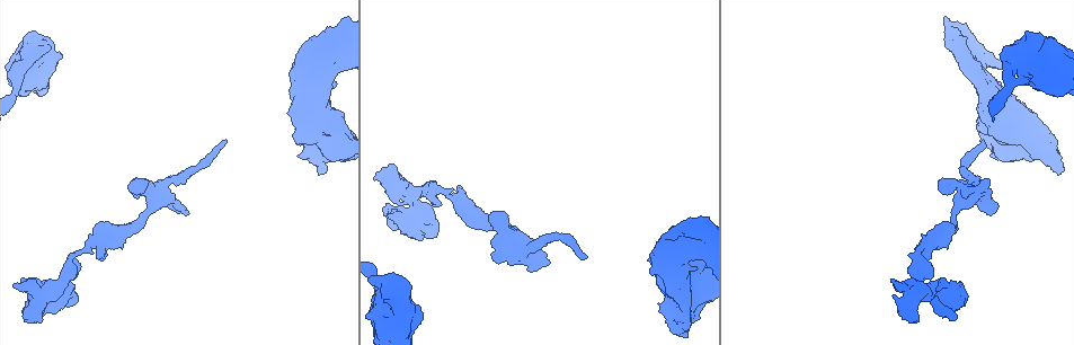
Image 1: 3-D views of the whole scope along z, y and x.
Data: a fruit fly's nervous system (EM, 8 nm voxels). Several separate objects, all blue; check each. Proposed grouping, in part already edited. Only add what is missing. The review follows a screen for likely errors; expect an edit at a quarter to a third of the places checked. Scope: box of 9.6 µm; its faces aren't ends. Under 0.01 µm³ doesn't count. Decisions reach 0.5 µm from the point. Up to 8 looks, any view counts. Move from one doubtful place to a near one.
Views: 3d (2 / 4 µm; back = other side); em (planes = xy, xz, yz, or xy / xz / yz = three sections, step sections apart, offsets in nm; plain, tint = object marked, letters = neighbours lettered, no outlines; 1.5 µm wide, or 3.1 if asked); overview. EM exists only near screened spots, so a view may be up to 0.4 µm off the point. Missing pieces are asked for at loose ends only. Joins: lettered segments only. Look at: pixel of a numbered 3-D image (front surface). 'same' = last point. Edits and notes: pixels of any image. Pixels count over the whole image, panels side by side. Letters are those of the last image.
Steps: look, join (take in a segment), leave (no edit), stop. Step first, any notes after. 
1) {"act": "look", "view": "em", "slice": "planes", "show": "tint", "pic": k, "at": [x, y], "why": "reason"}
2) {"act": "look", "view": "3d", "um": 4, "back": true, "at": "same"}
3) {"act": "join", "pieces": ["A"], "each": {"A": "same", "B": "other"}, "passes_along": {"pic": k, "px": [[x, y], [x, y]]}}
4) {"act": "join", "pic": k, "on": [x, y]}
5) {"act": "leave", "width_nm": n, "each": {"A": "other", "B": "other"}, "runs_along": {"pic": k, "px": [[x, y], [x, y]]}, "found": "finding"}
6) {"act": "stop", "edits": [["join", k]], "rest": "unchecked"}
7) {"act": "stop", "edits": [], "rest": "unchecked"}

{"act": "look", "view": "em", "slice": "yz", "step": 4, "show": "tint", "pic": 1, "at": [587, 257], "why": "an open end"}

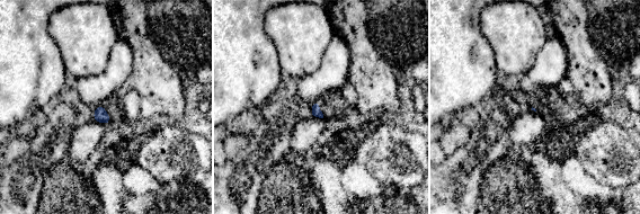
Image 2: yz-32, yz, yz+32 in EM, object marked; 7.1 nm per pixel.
{"act": "look", "view": "em", "slice": "planes", "show": "letters", "at": "same", "why": "another direction"}

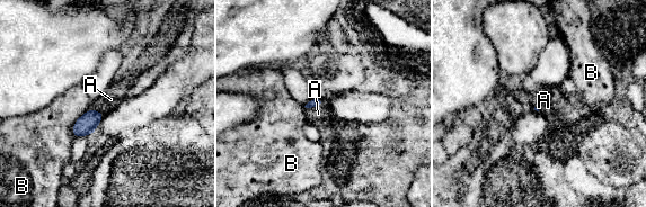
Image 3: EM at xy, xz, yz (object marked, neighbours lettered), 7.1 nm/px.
{"act": "join", "pieces": ["A"], "longest_contact_nm": ["B", 240], "each": {"A": "same", "B": "other"}, "passes_along": {"pic": 3, "px": [[316, 101], [318, 106], [318, 114]]}, "found": "the neuron continues"}

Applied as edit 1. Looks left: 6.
{"act": "look", "view": "overview", "why": "redraw"}

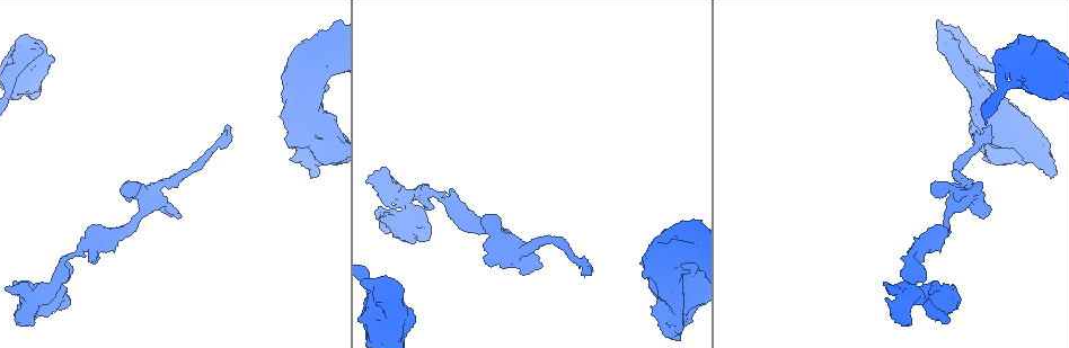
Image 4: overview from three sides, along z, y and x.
{"act": "look", "view": "em", "slice": "planes", "show": "letters", "pic": 4, "at": [933, 319], "why": "free end"}

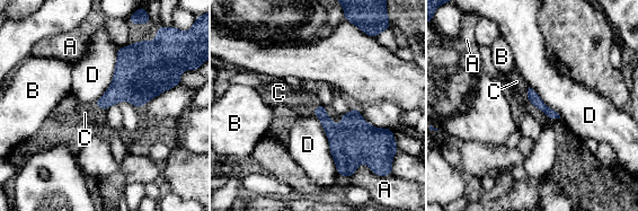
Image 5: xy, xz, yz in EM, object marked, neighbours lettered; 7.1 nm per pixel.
{"act": "join", "pieces": ["C"], "each": {"A": "other", "B": "other", "C": "same", "D": "other"}, "passes_along": {"pic": 5, "px": [[532, 96], [528, 98], [514, 77]]}, "found": "it goes on there"}

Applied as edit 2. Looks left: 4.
{"act": "look", "view": "em", "slice": "planes", "show": "letters", "pic": 4, "at": [381, 305], "why": "stops while still wide"}

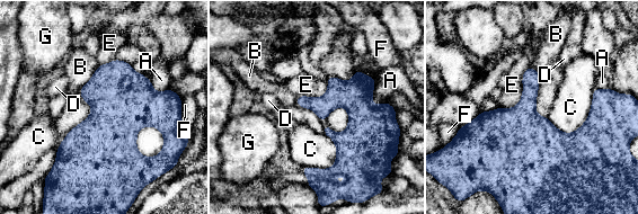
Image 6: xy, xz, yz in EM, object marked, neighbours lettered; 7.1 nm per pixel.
{"act": "leave", "longest_contact_nm": ["C", 420], "each": {"A": "other", "B": "other", "C": "other", "D": "other", "E": "other", "F": "other", "G": "other"}, "border": {"pic": 6, "px": [[596, 87], [576, 130], [548, 119]]}, "found": "no lettered segment goes on from it"}

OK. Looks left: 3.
{"act": "stop", "edits": [["join", 3], ["join", 5]], "rest": "unchecked"}

